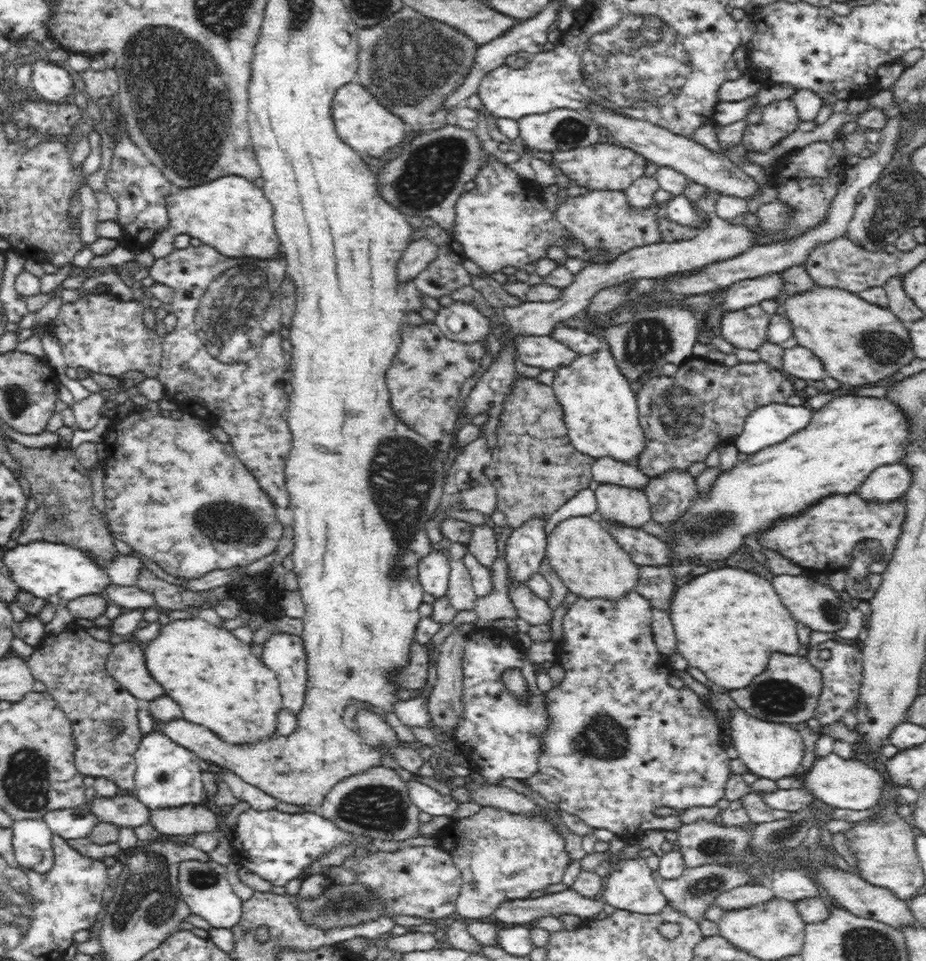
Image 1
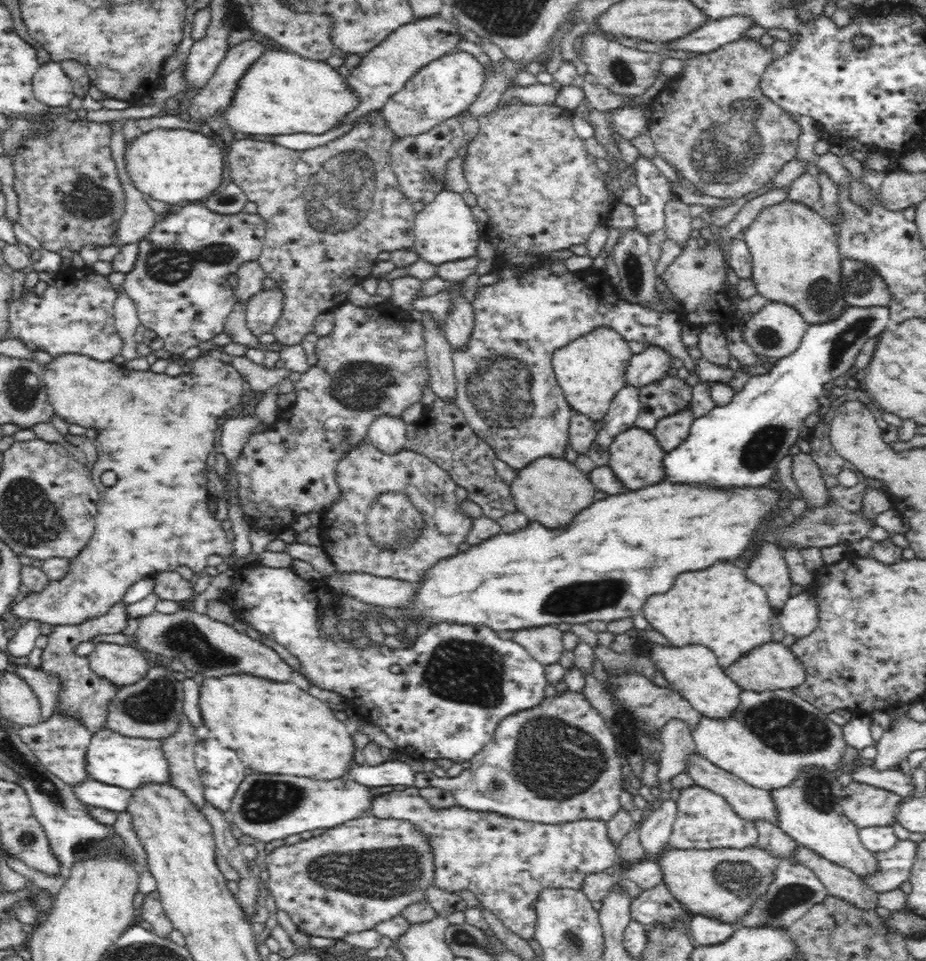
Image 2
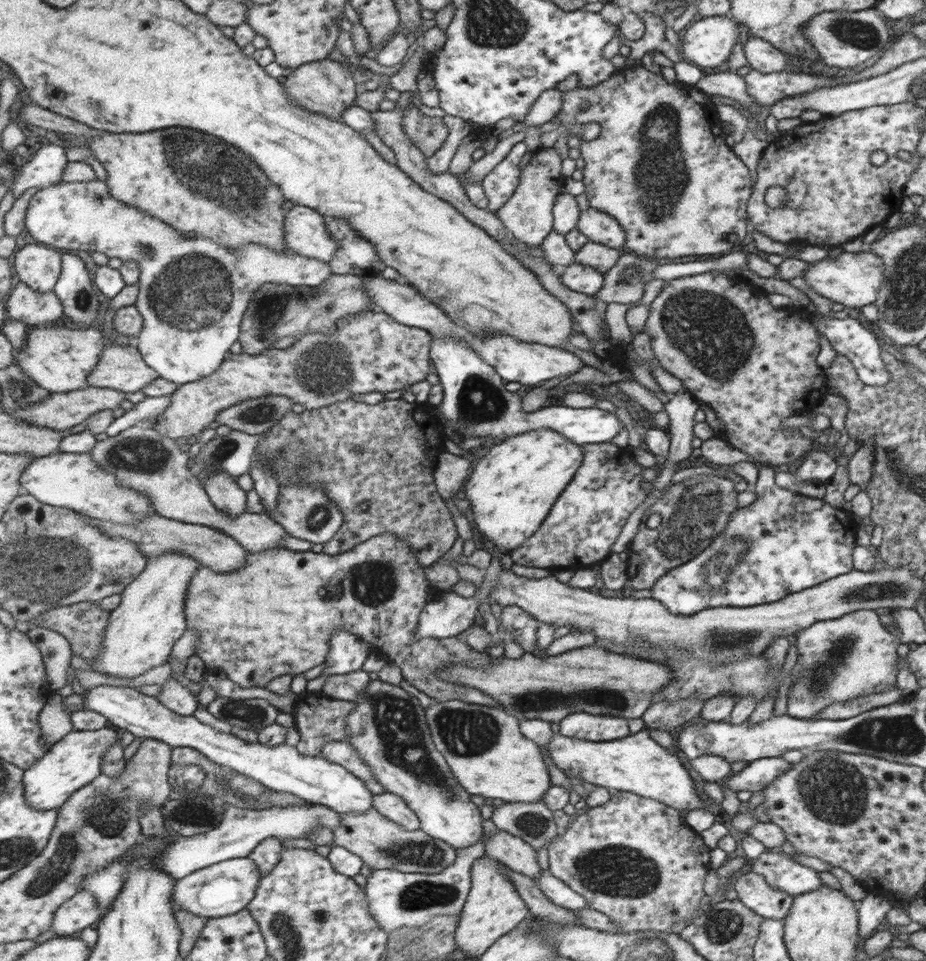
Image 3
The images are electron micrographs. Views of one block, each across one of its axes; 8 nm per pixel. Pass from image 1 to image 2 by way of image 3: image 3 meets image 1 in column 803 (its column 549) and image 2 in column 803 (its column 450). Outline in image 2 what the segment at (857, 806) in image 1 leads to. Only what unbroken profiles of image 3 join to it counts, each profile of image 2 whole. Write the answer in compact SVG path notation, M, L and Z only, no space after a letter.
M770 690L762 693L742 691L740 706L728 719L702 717L697 727L692 730L697 752L718 768L728 771L749 786L771 793L788 787L797 776L808 767L818 767L827 771L839 770L847 748L842 727L828 718L806 700L789 690Z

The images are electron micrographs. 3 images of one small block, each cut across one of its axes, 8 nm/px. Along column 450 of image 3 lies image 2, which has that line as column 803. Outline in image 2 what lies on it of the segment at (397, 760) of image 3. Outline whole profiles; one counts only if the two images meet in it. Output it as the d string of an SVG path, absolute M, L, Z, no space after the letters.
M808 767L788 787L774 790L772 800L777 808L779 827L791 836L798 845L836 863L848 867L860 878L871 877L879 869L878 859L859 839L859 828L849 821L842 808L840 794L843 788L834 774L818 767Z

